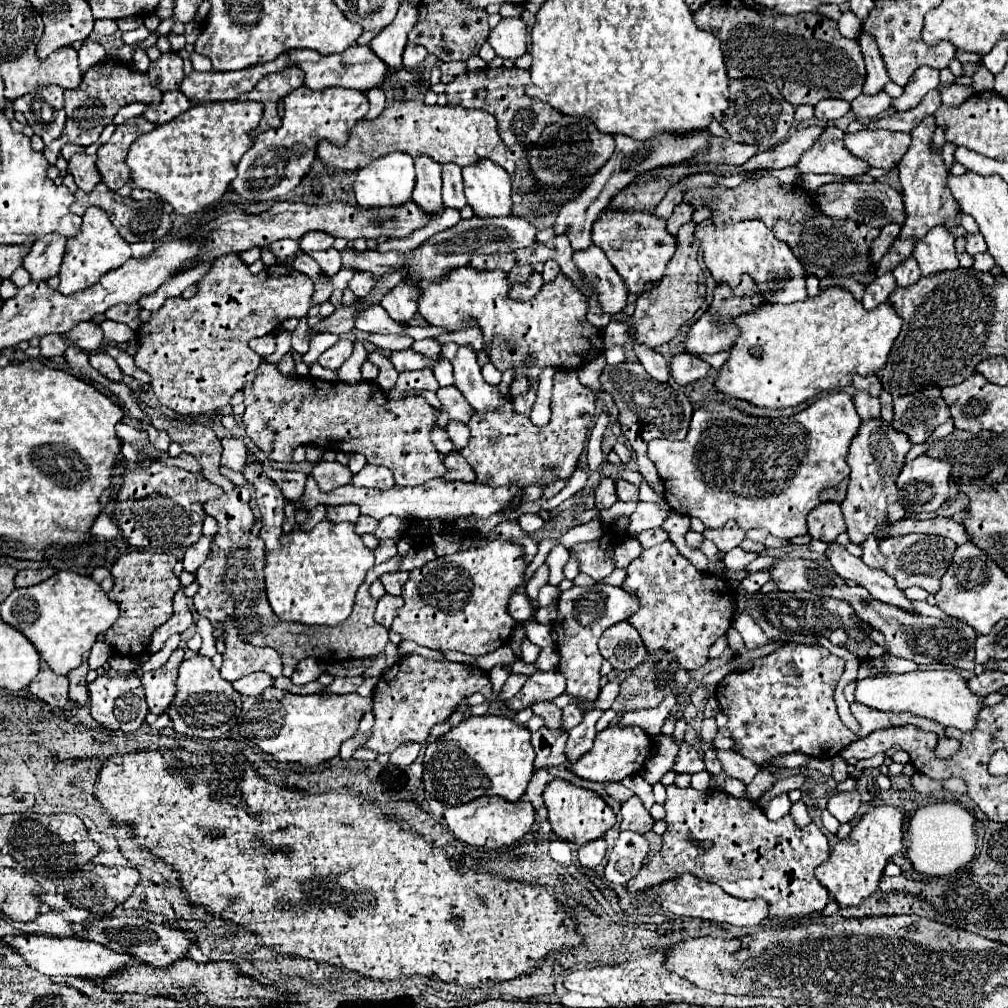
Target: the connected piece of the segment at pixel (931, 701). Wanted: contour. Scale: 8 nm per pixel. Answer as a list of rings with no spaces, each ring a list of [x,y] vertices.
[[[913,670],[907,674],[881,674],[869,676],[857,682],[855,686],[855,702],[875,708],[881,712],[909,712],[913,716],[935,720],[943,726],[953,726],[959,730],[973,730],[977,712],[983,706],[993,706],[1003,700],[1003,694],[995,692],[989,696],[973,696],[967,688],[967,682],[959,672],[953,670]]]

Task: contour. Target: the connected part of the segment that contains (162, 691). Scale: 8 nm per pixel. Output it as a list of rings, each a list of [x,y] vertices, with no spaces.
[[[177,648],[161,668],[141,676],[141,684],[143,684],[143,690],[145,690],[145,700],[147,700],[147,706],[149,706],[151,714],[159,716],[169,708],[169,704],[171,704],[171,700],[177,692],[175,680],[177,680],[177,668],[183,660],[183,654],[185,652],[181,648]]]

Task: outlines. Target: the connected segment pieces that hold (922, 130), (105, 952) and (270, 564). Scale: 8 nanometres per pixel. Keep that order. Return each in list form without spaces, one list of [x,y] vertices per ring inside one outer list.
[[[925,118],[913,132],[913,142],[909,146],[909,150],[905,152],[905,156],[899,162],[899,180],[903,186],[903,204],[905,204],[905,224],[901,226],[901,234],[899,238],[915,238],[921,240],[925,238],[925,234],[935,228],[935,226],[943,226],[949,220],[953,220],[961,208],[959,204],[953,200],[949,188],[945,188],[949,170],[945,168],[941,154],[931,150],[931,136],[933,130],[937,126],[933,126],[933,118]]]
[[[19,934],[5,936],[3,944],[19,952],[29,968],[45,974],[45,976],[77,976],[77,978],[105,978],[117,972],[119,968],[131,962],[129,954],[117,954],[101,944],[85,942],[79,938],[55,938],[55,936],[37,936],[37,934]]]
[[[321,520],[313,530],[293,530],[281,536],[281,550],[267,552],[265,588],[279,620],[305,626],[337,626],[351,614],[355,594],[365,574],[375,566],[375,554],[353,532],[351,524]]]

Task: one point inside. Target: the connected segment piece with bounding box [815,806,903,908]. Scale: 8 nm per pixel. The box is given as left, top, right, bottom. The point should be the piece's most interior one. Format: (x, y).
(854, 869)

